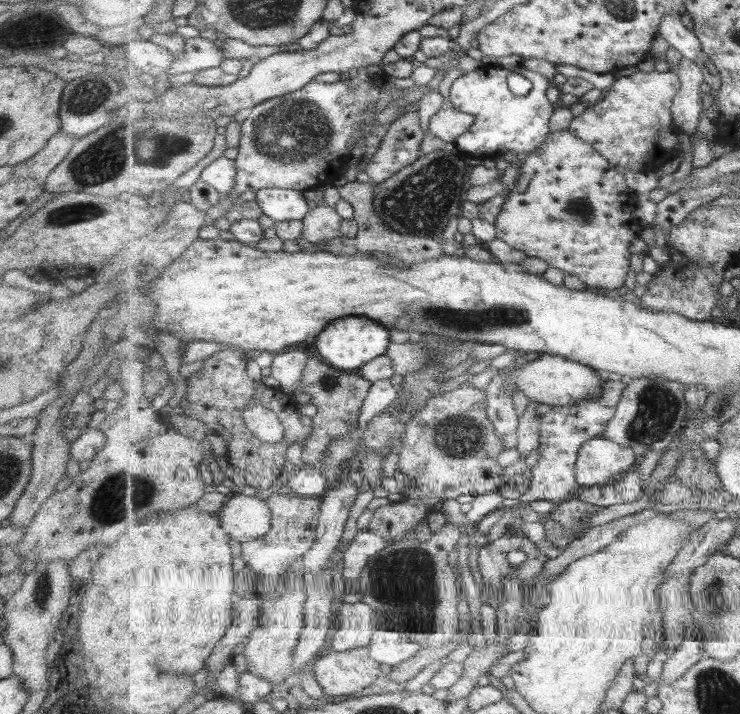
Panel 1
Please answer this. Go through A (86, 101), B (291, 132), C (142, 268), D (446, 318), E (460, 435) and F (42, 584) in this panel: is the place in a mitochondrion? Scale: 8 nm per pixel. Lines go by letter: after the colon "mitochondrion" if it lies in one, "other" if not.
A: mitochondrion
B: mitochondrion
C: mitochondrion
D: mitochondrion
E: mitochondrion
F: mitochondrion

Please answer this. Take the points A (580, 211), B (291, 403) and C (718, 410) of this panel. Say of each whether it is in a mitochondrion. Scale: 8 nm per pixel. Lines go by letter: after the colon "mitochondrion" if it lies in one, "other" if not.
A: mitochondrion
B: other
C: mitochondrion

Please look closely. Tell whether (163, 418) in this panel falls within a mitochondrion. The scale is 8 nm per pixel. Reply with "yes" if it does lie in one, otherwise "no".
no

